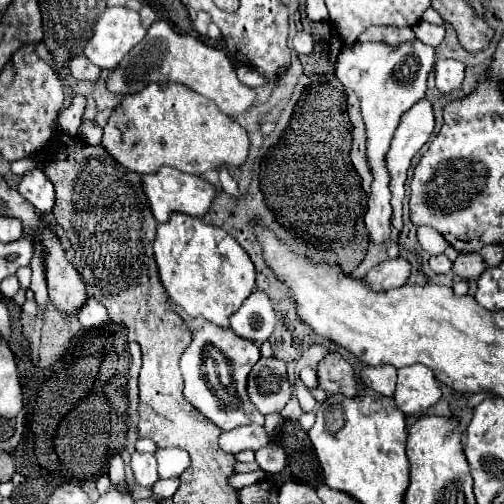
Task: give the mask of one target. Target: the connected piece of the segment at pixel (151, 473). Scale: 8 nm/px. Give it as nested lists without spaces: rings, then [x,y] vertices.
[[[135,451],[131,455],[131,467],[133,467],[133,475],[135,475],[139,485],[153,485],[159,479],[155,453],[139,453],[139,451]]]

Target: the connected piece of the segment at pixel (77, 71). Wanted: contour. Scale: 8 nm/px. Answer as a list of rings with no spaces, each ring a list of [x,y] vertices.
[[[75,55],[67,61],[67,69],[75,79],[85,79],[85,81],[97,81],[101,69],[97,65],[93,65],[91,61],[87,61],[87,57],[83,55]]]

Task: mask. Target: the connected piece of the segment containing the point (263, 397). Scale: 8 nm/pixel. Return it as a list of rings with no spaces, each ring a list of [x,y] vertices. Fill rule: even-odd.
[[[261,357],[249,373],[247,393],[263,415],[279,413],[291,399],[291,385],[285,363],[275,357]]]

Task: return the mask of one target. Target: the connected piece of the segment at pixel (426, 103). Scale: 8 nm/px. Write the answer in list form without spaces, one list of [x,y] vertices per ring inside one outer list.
[[[421,99],[417,101],[407,113],[403,113],[401,117],[401,123],[395,131],[395,137],[391,141],[391,149],[387,153],[387,169],[391,173],[391,193],[393,193],[393,199],[391,199],[391,205],[393,205],[393,217],[391,217],[391,223],[395,225],[395,229],[403,229],[403,219],[401,219],[401,201],[405,197],[405,181],[407,181],[407,171],[411,167],[411,159],[415,157],[415,153],[429,141],[431,137],[431,131],[433,131],[433,107],[431,107],[431,101],[429,99]]]

